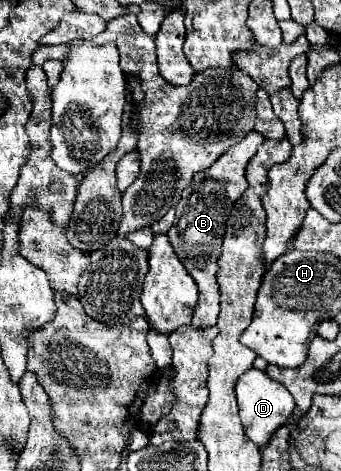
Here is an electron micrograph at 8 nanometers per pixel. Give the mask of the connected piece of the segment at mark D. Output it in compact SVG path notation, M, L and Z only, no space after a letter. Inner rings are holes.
M250 368L248 372L244 372L238 378L238 382L236 382L236 398L238 398L238 406L240 406L240 418L242 418L242 424L244 424L244 432L258 446L264 446L270 440L270 436L282 424L286 424L288 416L296 408L290 392L280 382L272 380L270 376L266 376L264 370L256 370L256 368Z

